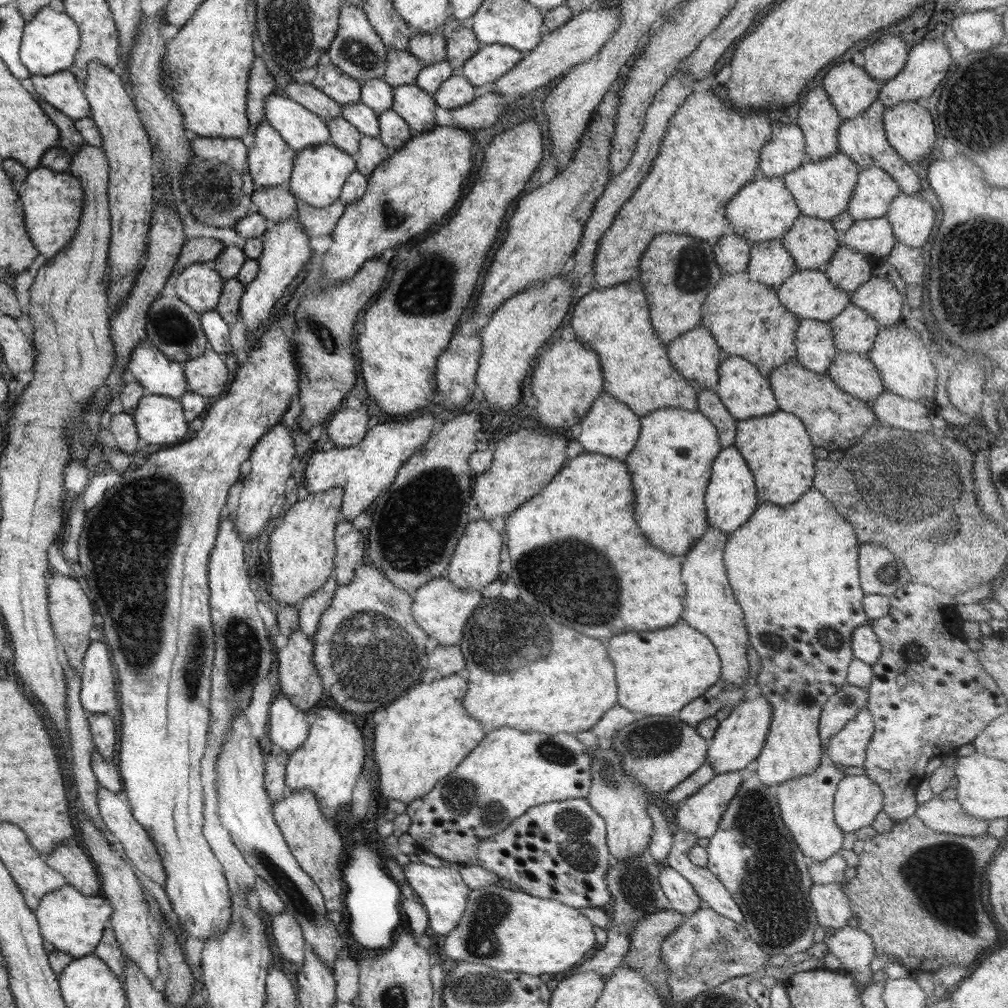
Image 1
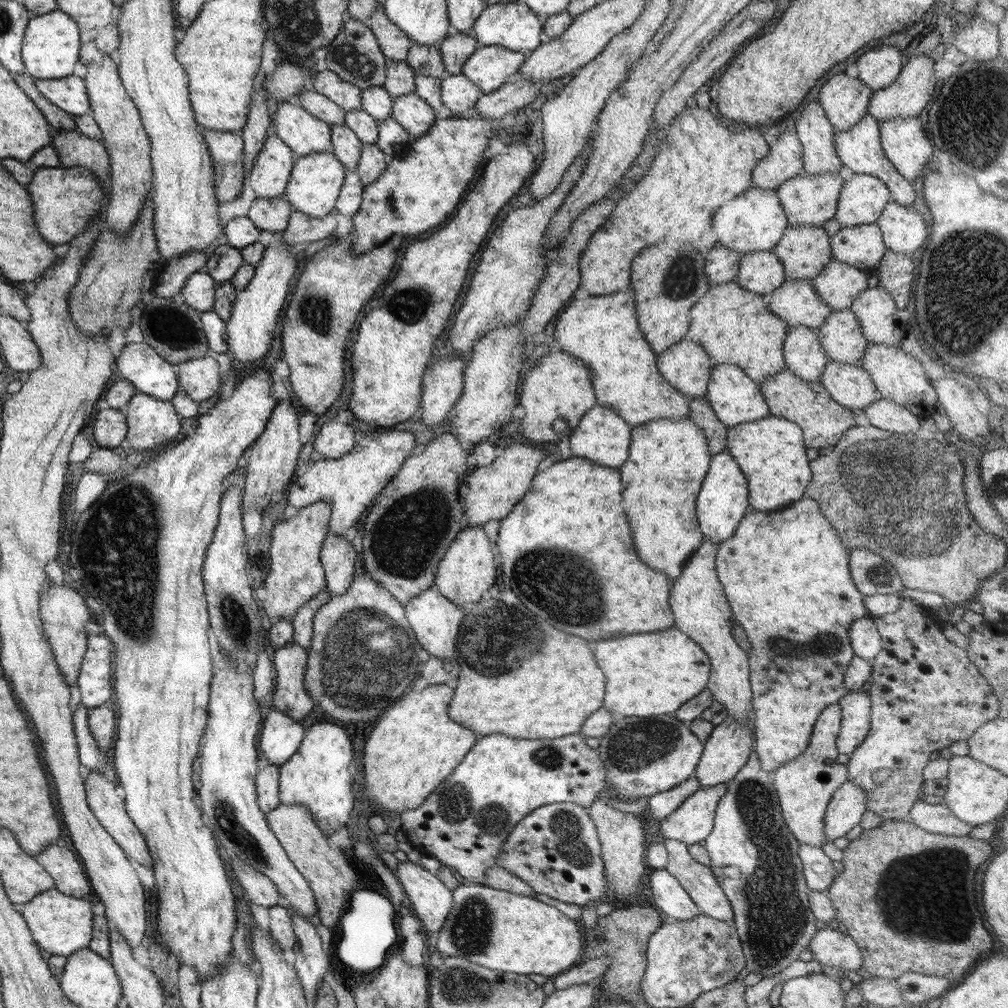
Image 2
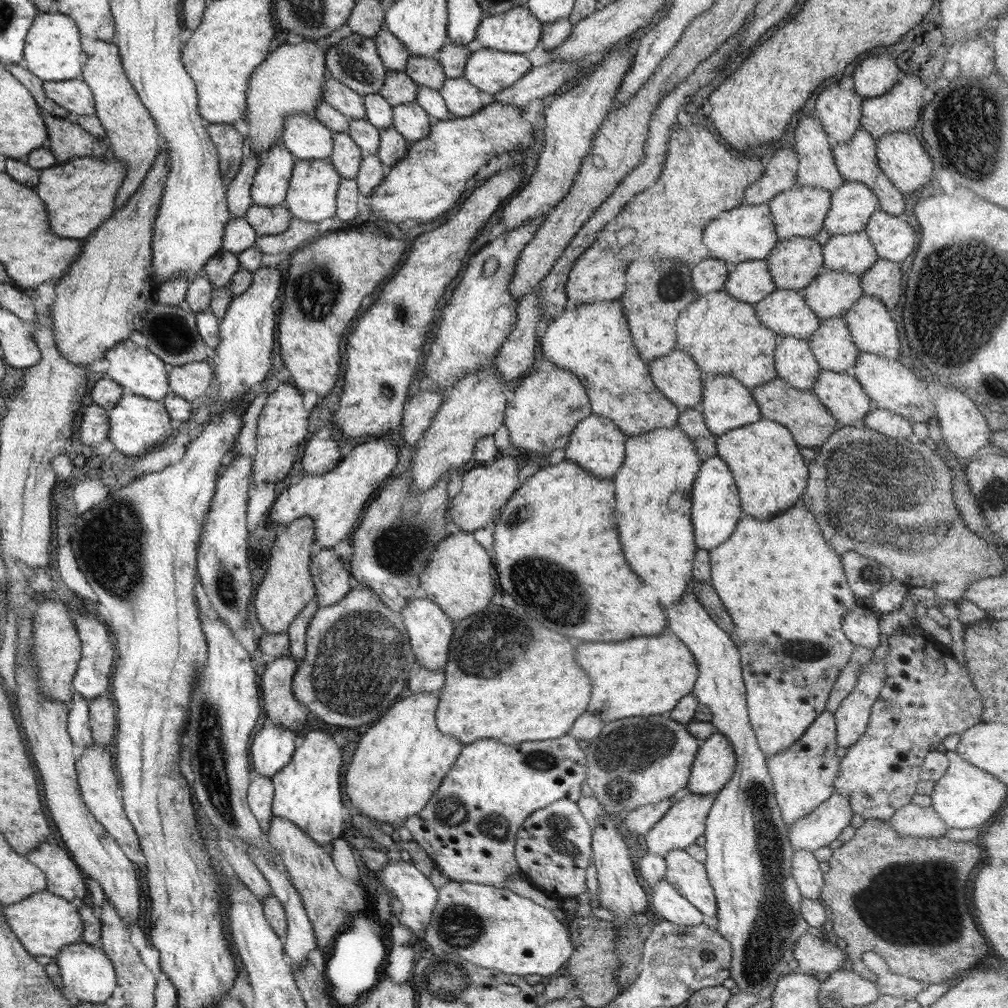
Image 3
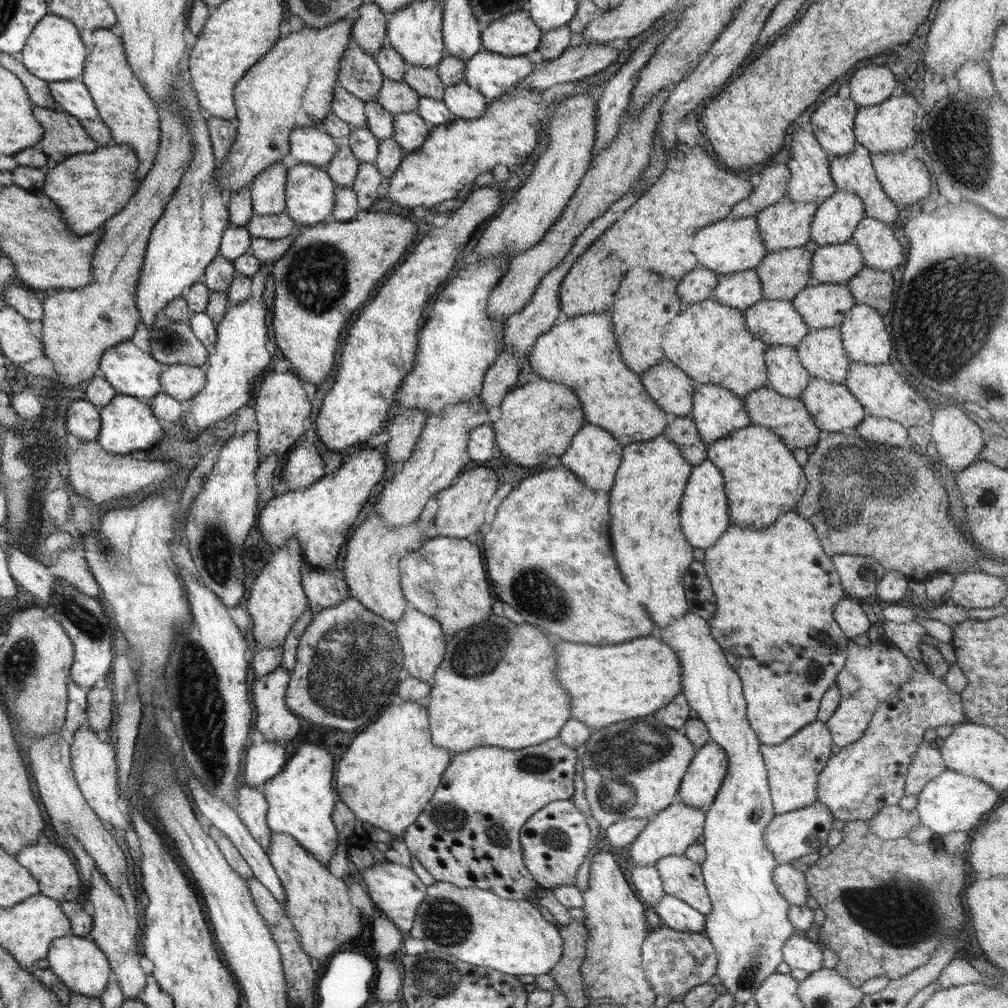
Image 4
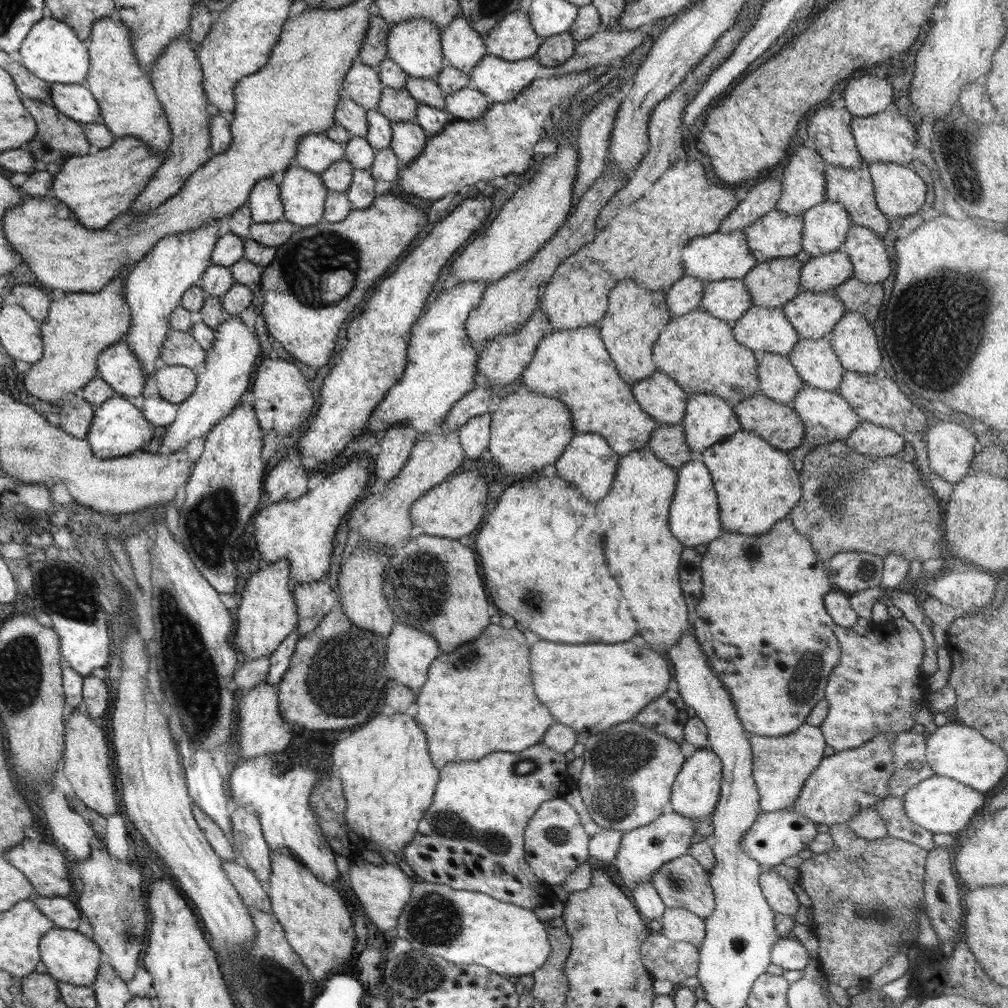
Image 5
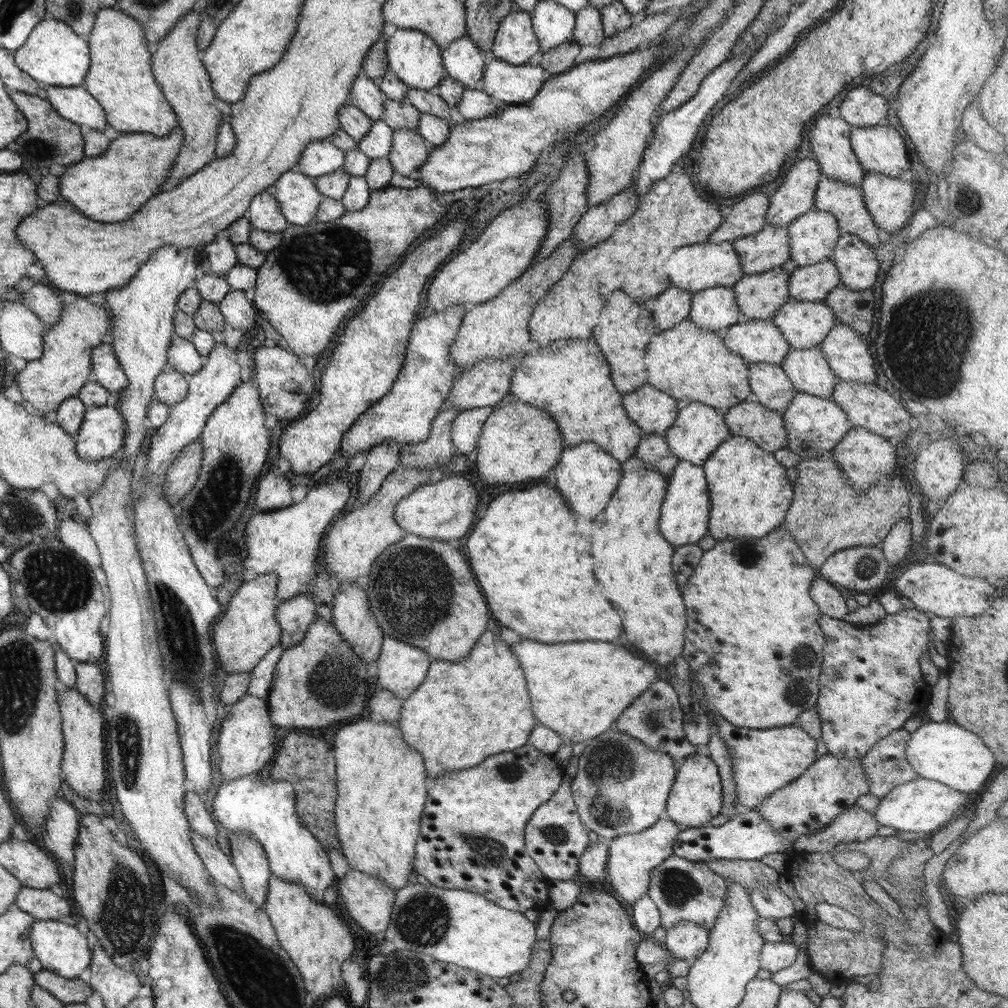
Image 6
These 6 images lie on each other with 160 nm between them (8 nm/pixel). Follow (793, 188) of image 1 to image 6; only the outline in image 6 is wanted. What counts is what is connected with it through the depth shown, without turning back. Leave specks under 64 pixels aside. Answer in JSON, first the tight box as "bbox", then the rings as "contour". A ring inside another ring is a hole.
{"bbox":[732,223,790,275],"contour":[[[765,223],[760,232],[737,238],[732,243],[744,275],[772,270],[782,266],[790,258],[786,226]]]}

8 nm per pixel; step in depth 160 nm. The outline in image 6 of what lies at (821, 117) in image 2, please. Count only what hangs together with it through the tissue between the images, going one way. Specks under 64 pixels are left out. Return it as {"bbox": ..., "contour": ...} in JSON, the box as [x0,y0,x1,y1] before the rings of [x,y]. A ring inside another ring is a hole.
{"bbox":[765,158,824,226],"contour":[[[805,158],[790,166],[782,185],[769,197],[770,204],[765,222],[774,226],[788,226],[795,218],[802,217],[814,208],[814,195],[818,181],[824,175],[821,173],[818,161]]]}

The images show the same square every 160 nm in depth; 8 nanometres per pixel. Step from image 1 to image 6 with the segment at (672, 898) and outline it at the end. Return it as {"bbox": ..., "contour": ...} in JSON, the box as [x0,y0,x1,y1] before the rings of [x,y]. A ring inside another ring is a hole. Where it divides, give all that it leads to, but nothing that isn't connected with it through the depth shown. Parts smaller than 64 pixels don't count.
{"bbox":[664,922,709,960],"contour":[[[682,922],[672,929],[666,929],[666,933],[664,946],[674,957],[690,960],[706,953],[709,945],[709,932],[706,929],[694,923]]]}

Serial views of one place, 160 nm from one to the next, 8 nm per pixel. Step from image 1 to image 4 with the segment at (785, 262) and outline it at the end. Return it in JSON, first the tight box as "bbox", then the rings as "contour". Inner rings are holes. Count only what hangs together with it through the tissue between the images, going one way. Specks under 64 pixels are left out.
{"bbox":[712,268,763,311],"contour":[[[754,268],[719,275],[712,298],[730,308],[745,311],[763,299],[762,285]]]}

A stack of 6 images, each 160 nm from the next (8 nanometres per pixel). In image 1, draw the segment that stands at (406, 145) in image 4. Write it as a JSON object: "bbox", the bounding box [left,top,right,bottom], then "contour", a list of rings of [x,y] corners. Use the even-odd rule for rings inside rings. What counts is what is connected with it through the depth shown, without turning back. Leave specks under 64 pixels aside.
{"bbox":[391,83,437,134],"contour":[[[416,83],[394,88],[391,109],[407,122],[415,134],[431,131],[437,126],[435,123],[437,102],[433,95],[428,94]]]}

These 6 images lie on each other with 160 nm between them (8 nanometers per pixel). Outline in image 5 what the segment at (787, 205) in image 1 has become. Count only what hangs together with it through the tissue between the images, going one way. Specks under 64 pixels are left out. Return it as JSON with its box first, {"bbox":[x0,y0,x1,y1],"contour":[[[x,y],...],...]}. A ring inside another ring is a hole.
{"bbox":[681,230,758,283],"contour":[[[735,230],[726,234],[716,231],[693,238],[684,247],[681,255],[684,274],[706,283],[726,278],[743,279],[758,264],[746,244],[743,230]]]}

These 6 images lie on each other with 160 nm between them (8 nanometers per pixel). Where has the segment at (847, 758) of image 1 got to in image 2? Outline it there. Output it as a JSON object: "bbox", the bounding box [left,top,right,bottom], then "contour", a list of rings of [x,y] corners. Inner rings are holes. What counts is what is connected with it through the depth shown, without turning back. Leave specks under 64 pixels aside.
{"bbox":[837,691,871,756],"contour":[[[850,691],[838,701],[842,711],[837,749],[849,756],[862,744],[870,732],[871,700],[868,691]]]}

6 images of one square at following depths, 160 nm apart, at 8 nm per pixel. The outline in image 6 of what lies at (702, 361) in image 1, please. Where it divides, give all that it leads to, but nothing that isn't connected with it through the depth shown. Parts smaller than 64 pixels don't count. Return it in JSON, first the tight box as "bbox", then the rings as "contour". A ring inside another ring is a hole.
{"bbox":[622,382,681,435],"contour":[[[650,382],[623,395],[622,406],[630,421],[645,435],[663,434],[674,424],[681,404]]]}

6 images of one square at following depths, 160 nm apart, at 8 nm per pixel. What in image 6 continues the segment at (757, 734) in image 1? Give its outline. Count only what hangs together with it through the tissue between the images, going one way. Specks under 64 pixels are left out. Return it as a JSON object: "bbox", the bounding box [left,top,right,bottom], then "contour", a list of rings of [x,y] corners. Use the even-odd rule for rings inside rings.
{"bbox":[666,754,723,828],"contour":[[[692,754],[675,774],[675,781],[668,795],[666,812],[678,826],[698,828],[710,824],[723,810],[723,786],[716,763],[702,754]]]}

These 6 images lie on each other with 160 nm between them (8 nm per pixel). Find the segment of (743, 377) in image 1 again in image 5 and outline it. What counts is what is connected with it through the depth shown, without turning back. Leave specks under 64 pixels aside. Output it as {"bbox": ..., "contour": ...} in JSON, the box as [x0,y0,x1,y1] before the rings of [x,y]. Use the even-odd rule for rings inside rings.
{"bbox":[681,392,741,458],"contour":[[[703,392],[687,398],[681,426],[686,432],[688,449],[696,458],[702,451],[741,430],[734,408],[723,398]]]}

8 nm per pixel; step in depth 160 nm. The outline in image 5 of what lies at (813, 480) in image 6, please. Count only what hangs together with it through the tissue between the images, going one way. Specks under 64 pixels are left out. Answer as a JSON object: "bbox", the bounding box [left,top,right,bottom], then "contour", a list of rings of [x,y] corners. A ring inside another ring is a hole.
{"bbox":[788,441,944,562],"contour":[[[834,441],[826,446],[818,447],[811,450],[803,459],[803,468],[799,473],[799,482],[802,487],[802,496],[796,503],[796,506],[790,511],[788,518],[791,519],[794,528],[805,536],[810,541],[812,549],[814,549],[815,555],[822,561],[827,561],[829,558],[834,557],[836,554],[844,552],[856,552],[856,553],[868,553],[880,556],[882,559],[886,558],[890,552],[896,552],[904,558],[908,558],[909,561],[914,559],[919,562],[924,562],[930,559],[938,559],[942,556],[940,551],[940,542],[943,542],[943,512],[944,505],[934,497],[934,491],[932,490],[928,476],[918,471],[917,464],[914,462],[907,462],[904,459],[902,453],[893,456],[886,457],[866,457],[858,455],[853,451],[850,451],[846,447],[845,442]]]}

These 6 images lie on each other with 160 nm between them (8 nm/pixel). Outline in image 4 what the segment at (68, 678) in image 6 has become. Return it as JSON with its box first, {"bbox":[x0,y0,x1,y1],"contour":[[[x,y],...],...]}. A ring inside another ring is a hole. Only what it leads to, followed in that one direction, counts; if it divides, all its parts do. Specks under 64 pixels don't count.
{"bbox":[65,682,128,833],"contour":[[[70,682],[69,686],[69,712],[65,720],[65,725],[69,733],[74,733],[71,746],[73,747],[73,774],[76,776],[77,785],[84,792],[85,800],[93,810],[98,813],[102,822],[107,822],[116,828],[119,833],[123,833],[128,826],[128,818],[122,810],[114,810],[118,802],[118,780],[116,780],[116,756],[114,748],[106,742],[102,742],[96,731],[89,728],[87,717],[87,688]]]}

